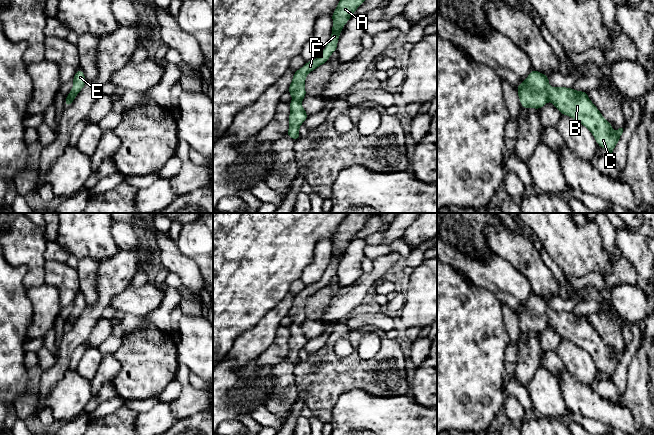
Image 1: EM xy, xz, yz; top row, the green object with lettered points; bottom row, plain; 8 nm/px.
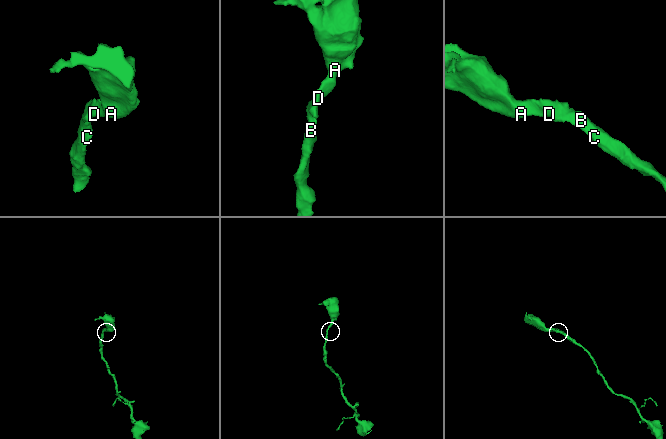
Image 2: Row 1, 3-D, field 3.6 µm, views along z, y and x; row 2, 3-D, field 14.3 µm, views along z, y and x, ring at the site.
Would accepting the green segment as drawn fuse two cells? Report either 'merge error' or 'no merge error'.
no merge error

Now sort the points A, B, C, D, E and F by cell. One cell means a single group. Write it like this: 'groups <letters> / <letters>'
groups A B C D E F

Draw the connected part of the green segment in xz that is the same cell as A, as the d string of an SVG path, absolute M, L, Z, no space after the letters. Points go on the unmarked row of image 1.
M349 213L345 220L339 224L336 233L331 239L333 244L332 258L322 278L314 284L306 286L302 292L294 296L292 306L288 312L288 316L293 324L288 327L290 330L290 338L289 353L286 358L293 364L296 365L300 362L299 351L309 340L301 328L301 325L307 319L305 314L307 299L322 288L328 286L331 278L337 275L337 267L344 249L355 237L357 232L362 229L375 214L376 213Z

